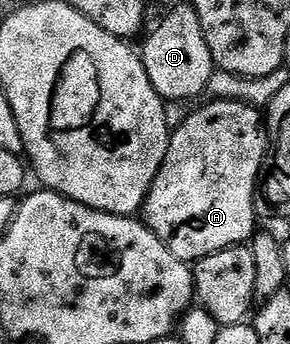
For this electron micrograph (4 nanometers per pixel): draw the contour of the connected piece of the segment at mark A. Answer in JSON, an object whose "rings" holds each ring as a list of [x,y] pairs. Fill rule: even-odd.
{"rings":[[[217,98],[209,102],[211,104],[191,111],[171,131],[164,162],[141,211],[146,227],[151,228],[166,243],[166,248],[172,250],[176,258],[189,265],[208,258],[208,254],[245,245],[255,235],[254,194],[266,158],[264,116],[255,105]]]}

